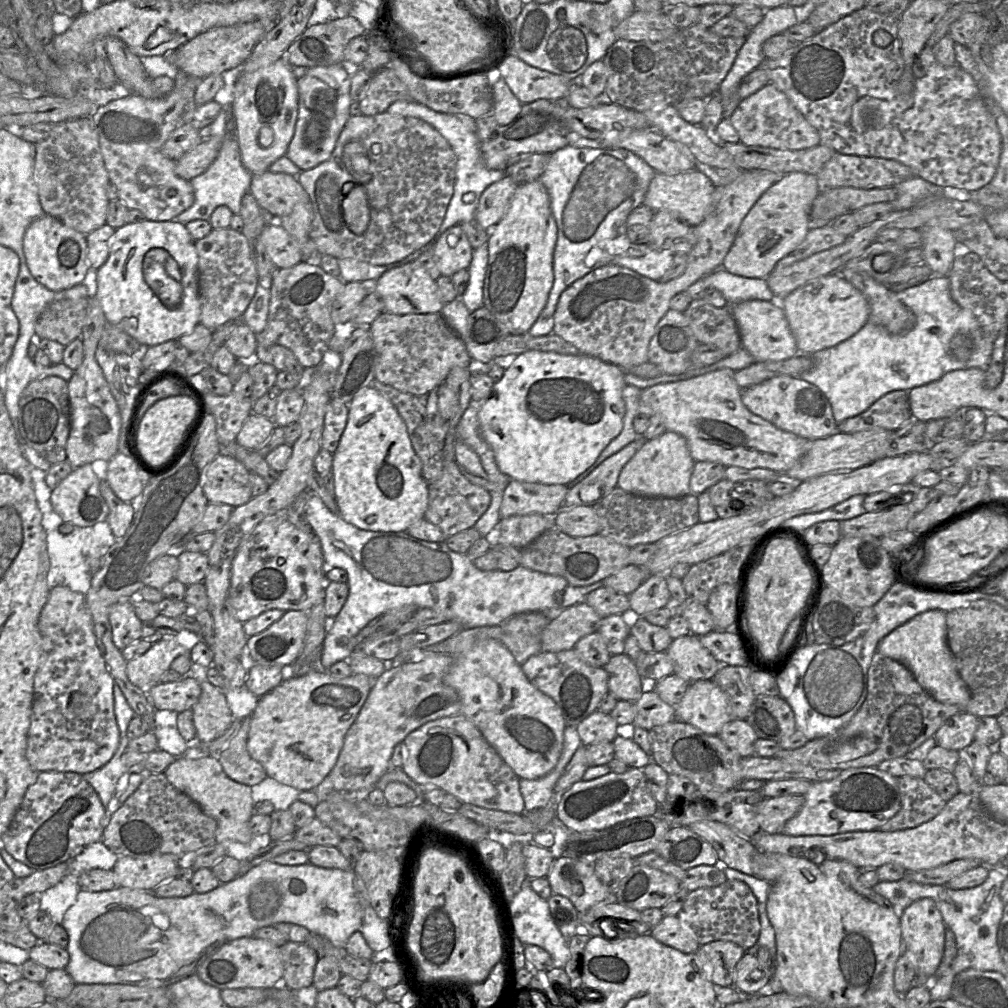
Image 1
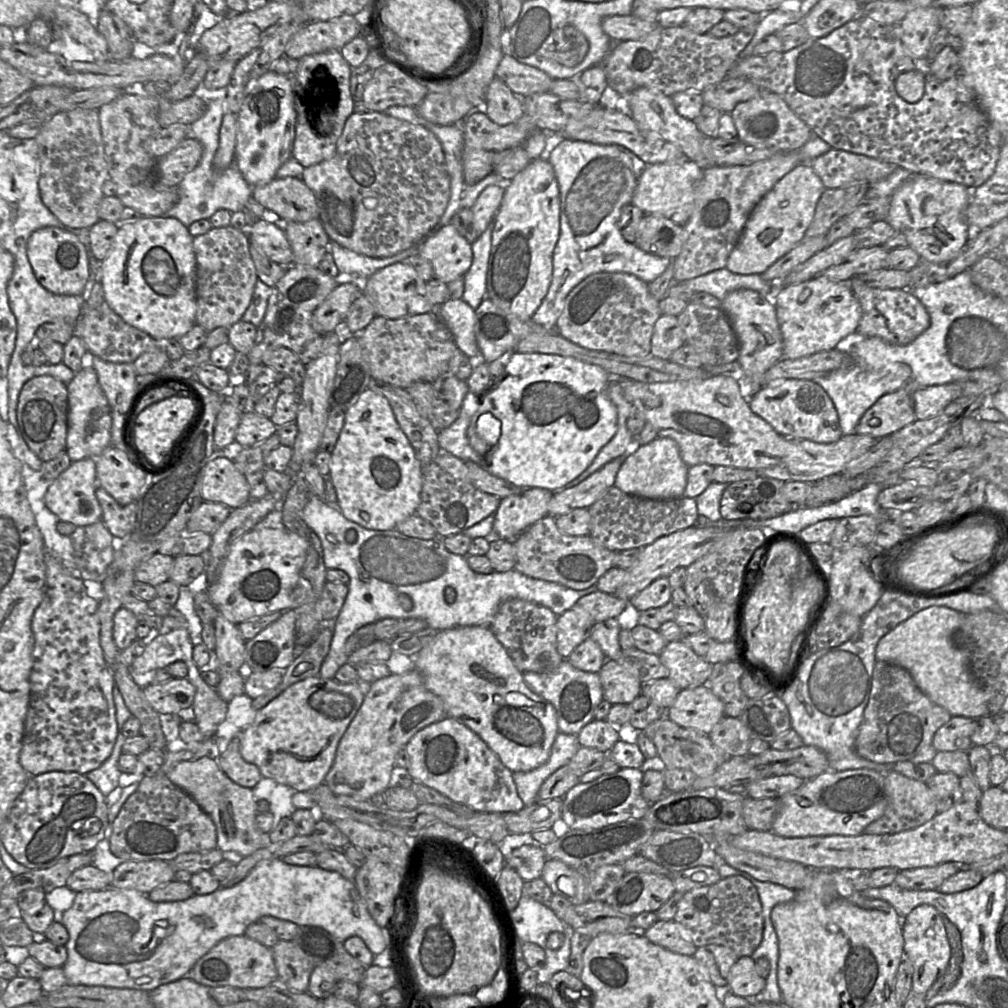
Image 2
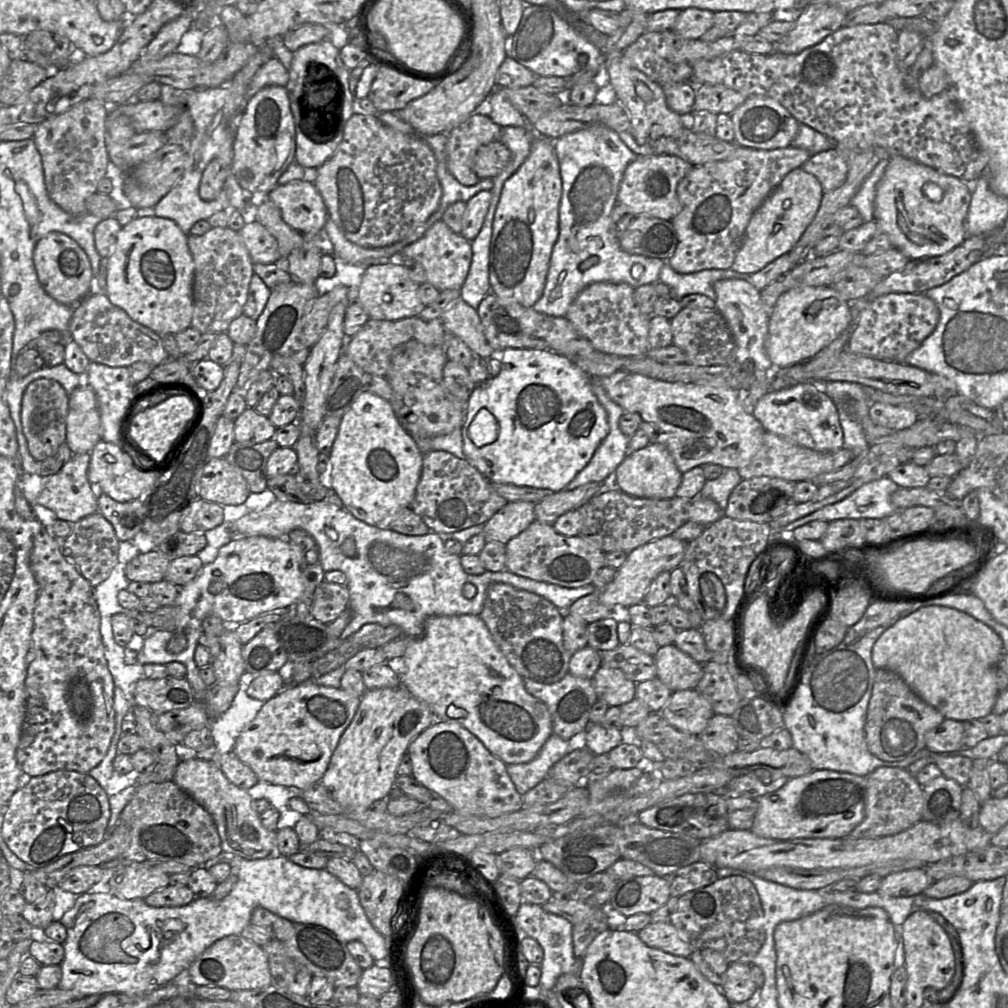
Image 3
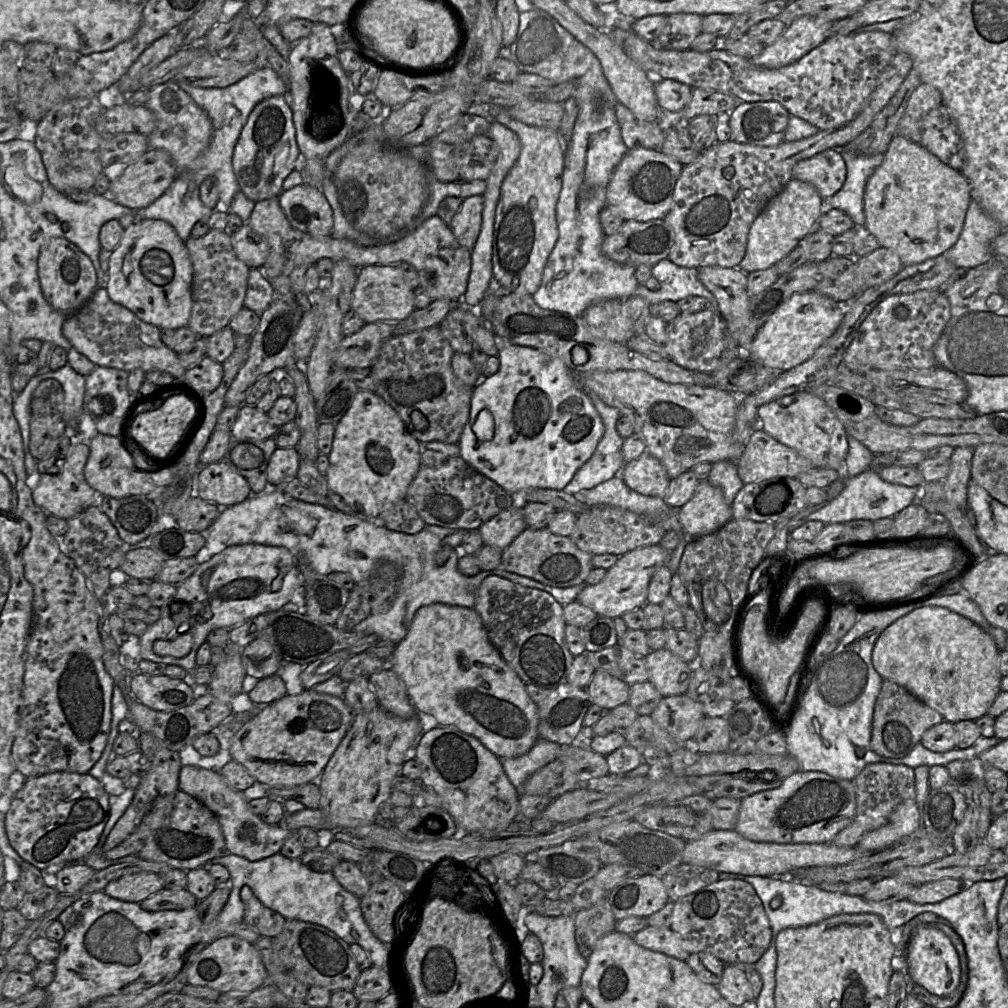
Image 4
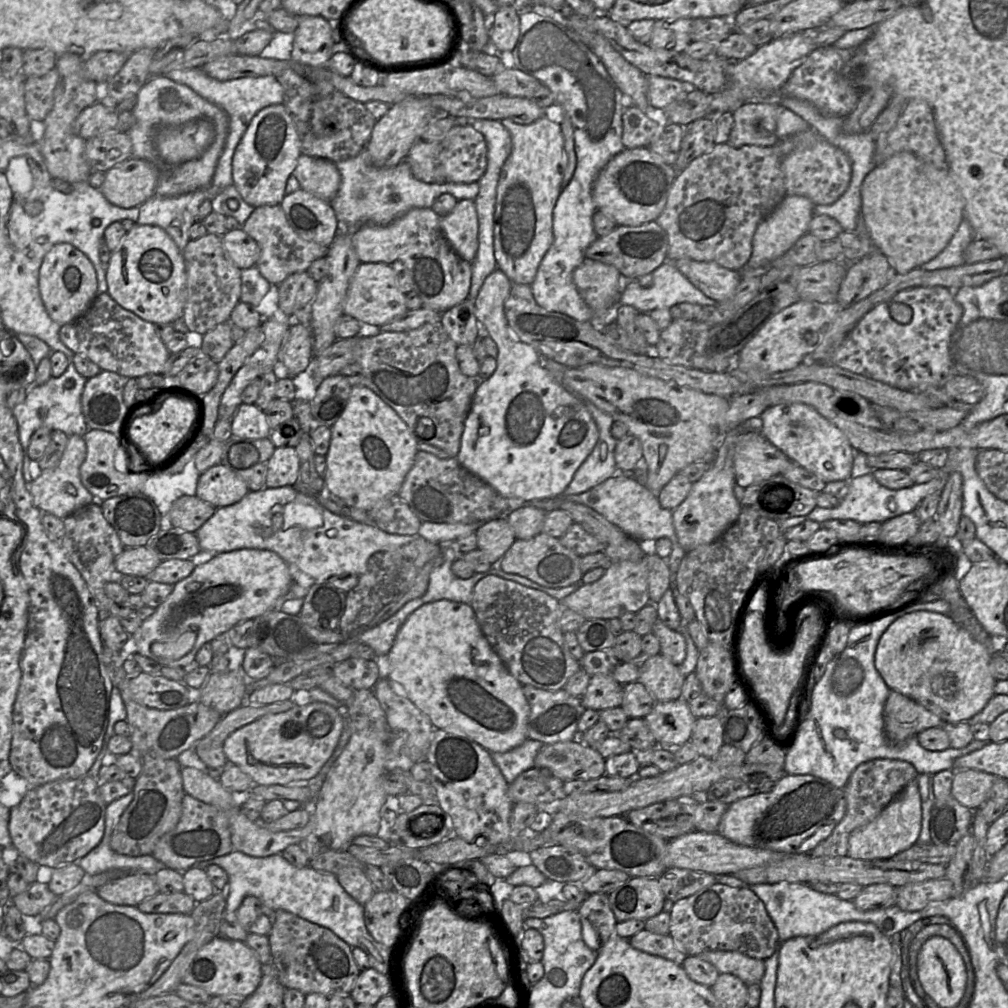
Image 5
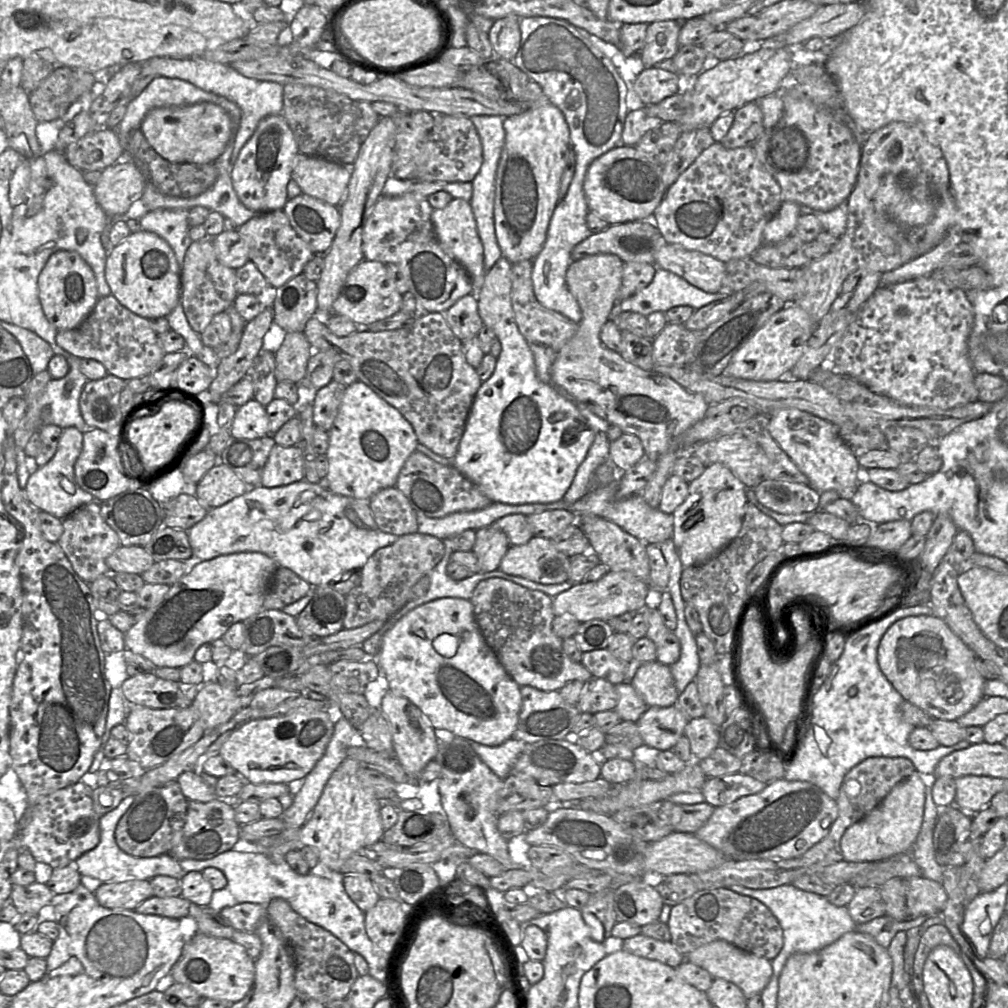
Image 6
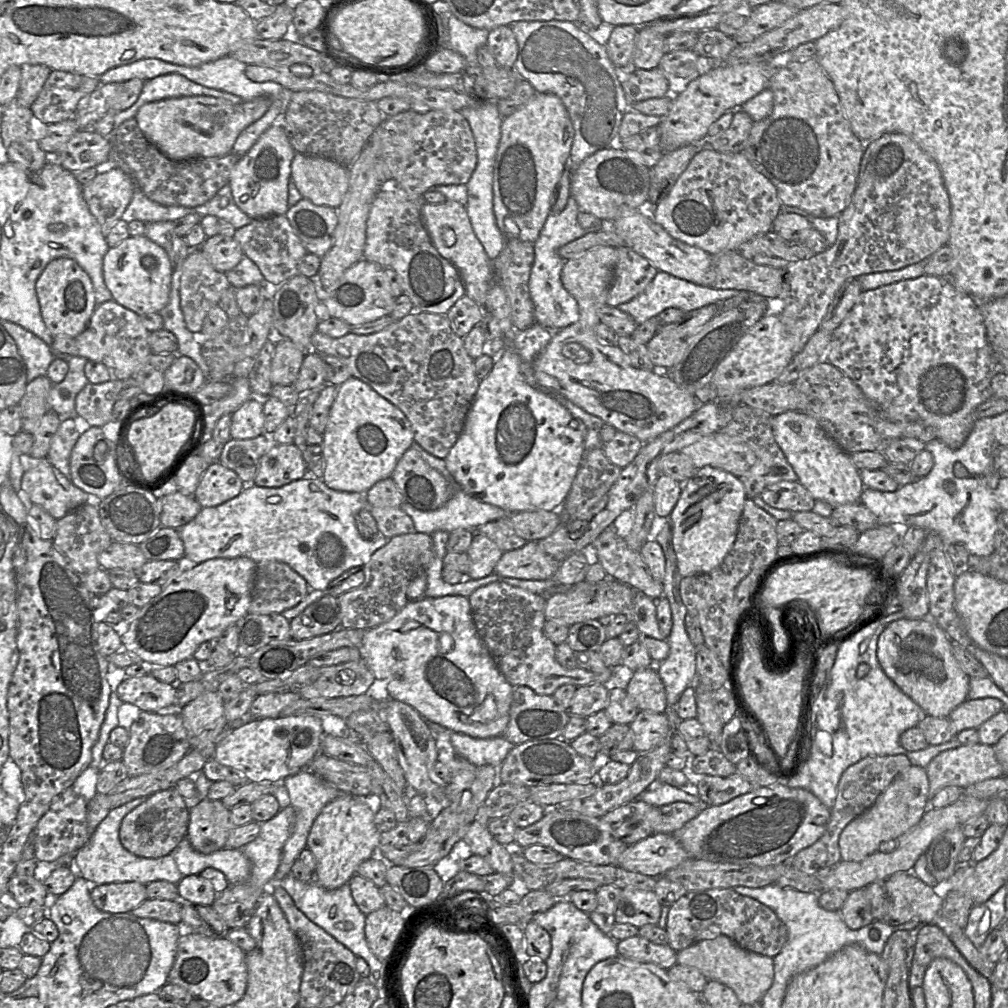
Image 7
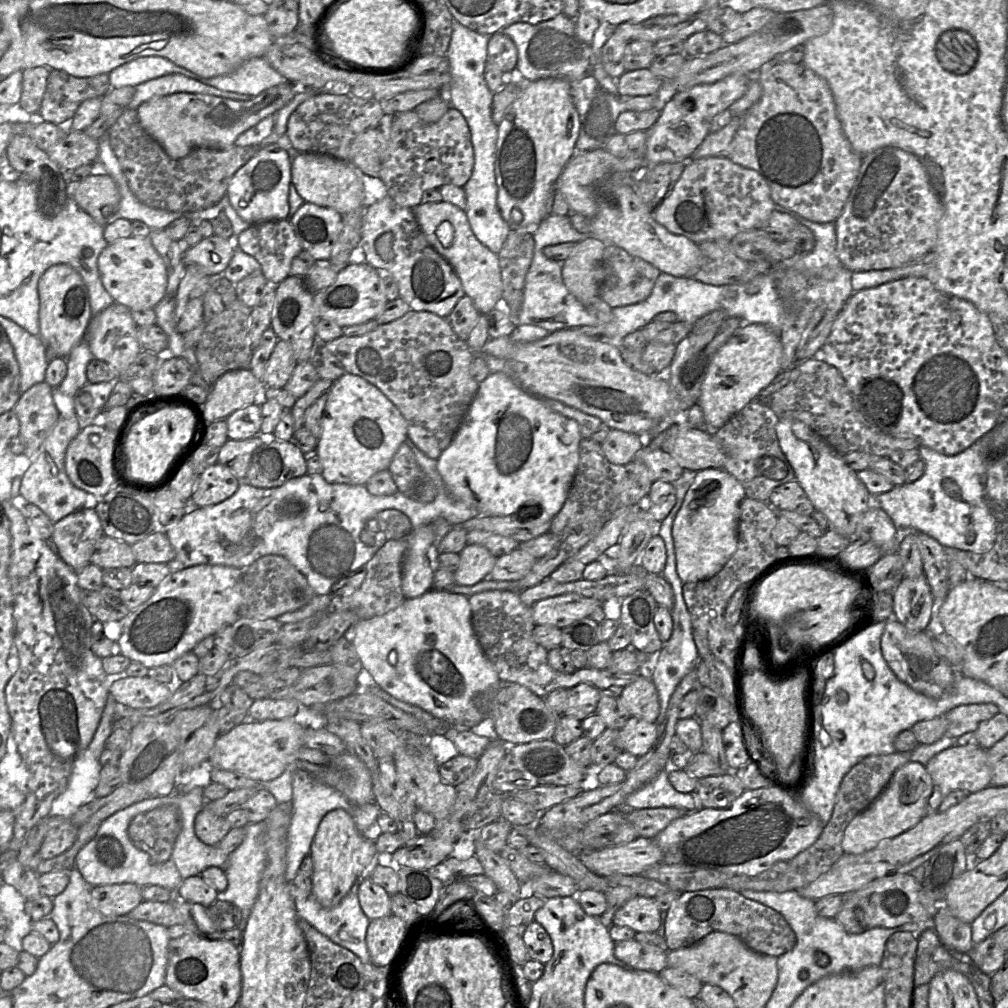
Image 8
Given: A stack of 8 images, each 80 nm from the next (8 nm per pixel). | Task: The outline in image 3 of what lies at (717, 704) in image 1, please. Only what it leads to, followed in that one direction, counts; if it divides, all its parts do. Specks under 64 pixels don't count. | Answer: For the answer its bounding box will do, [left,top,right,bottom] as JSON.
[660,689,715,736]

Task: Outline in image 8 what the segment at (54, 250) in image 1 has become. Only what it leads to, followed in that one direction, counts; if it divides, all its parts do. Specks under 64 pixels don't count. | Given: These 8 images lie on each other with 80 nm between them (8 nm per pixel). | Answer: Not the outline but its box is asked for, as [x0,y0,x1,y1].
[38,264,92,358]

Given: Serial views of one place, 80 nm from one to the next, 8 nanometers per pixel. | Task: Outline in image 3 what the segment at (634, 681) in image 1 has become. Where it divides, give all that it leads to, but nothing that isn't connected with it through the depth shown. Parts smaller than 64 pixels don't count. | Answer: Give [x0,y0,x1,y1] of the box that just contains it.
[591,665,636,707]

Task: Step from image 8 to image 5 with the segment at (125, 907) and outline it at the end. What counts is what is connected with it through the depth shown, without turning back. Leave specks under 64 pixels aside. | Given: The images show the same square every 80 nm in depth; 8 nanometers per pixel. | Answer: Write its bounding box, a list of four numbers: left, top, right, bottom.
[96,874,160,906]

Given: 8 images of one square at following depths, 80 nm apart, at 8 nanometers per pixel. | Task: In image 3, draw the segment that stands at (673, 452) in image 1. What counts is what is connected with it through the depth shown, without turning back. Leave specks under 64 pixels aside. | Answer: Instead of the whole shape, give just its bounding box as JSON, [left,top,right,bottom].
[615,443,682,499]

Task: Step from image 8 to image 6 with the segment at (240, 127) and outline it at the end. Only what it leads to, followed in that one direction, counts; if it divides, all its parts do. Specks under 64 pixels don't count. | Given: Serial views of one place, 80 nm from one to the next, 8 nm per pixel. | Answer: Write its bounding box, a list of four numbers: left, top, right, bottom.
[140,102,232,164]

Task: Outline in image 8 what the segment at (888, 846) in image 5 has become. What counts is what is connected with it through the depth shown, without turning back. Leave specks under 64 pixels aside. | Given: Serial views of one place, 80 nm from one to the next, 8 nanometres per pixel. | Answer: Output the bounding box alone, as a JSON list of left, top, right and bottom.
[842,761,932,853]

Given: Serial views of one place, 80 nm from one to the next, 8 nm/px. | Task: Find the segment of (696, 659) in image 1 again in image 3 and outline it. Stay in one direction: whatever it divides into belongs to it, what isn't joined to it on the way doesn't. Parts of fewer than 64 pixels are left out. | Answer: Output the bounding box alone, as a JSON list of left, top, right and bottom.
[654,644,703,692]

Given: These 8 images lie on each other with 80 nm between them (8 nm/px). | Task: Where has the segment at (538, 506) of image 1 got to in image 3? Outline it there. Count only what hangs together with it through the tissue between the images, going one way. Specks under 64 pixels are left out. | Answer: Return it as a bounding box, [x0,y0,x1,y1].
[482,501,536,544]

